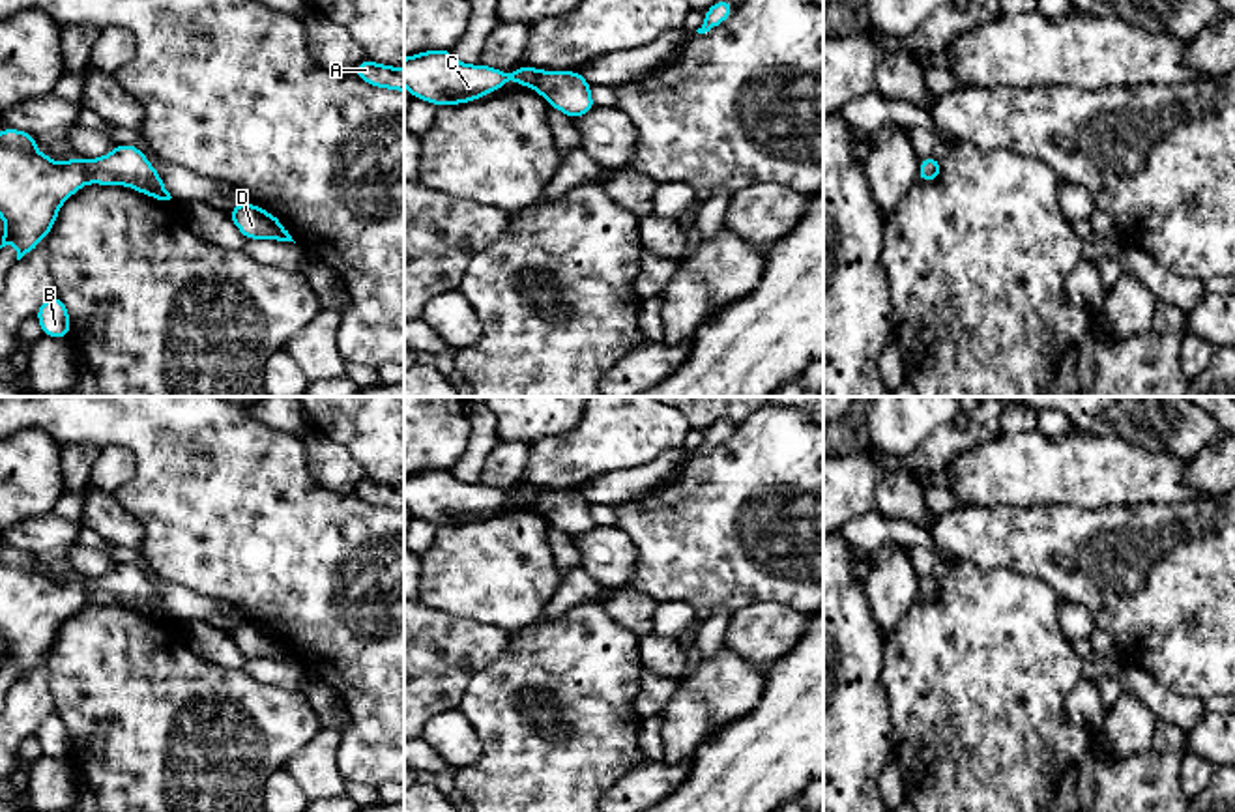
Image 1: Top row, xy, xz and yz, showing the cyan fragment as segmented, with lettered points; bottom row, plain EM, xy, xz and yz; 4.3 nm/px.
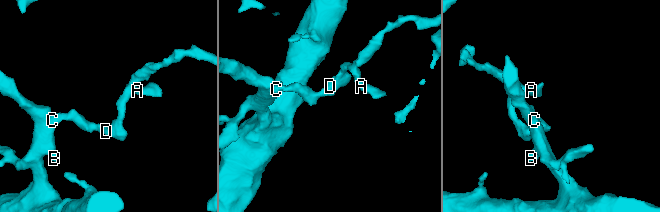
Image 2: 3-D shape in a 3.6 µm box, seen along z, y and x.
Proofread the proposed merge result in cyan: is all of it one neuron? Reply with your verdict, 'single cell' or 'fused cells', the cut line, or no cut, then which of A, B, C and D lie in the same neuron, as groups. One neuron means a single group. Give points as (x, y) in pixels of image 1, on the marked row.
single cell; cut none; groups A B C D

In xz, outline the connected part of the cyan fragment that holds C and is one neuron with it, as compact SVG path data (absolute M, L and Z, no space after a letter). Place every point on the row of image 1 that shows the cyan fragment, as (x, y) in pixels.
M447 49L404 58L404 86L412 97L434 103L438 109L479 101L487 92L501 90L509 79L533 88L550 107L573 120L597 107L591 99L591 84L580 71L545 71L522 65L507 75L485 64L462 64Z

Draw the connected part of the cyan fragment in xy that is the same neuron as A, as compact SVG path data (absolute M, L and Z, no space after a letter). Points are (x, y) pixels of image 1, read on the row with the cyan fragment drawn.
M367 58L356 65L354 75L369 86L404 92L404 67L384 65Z

